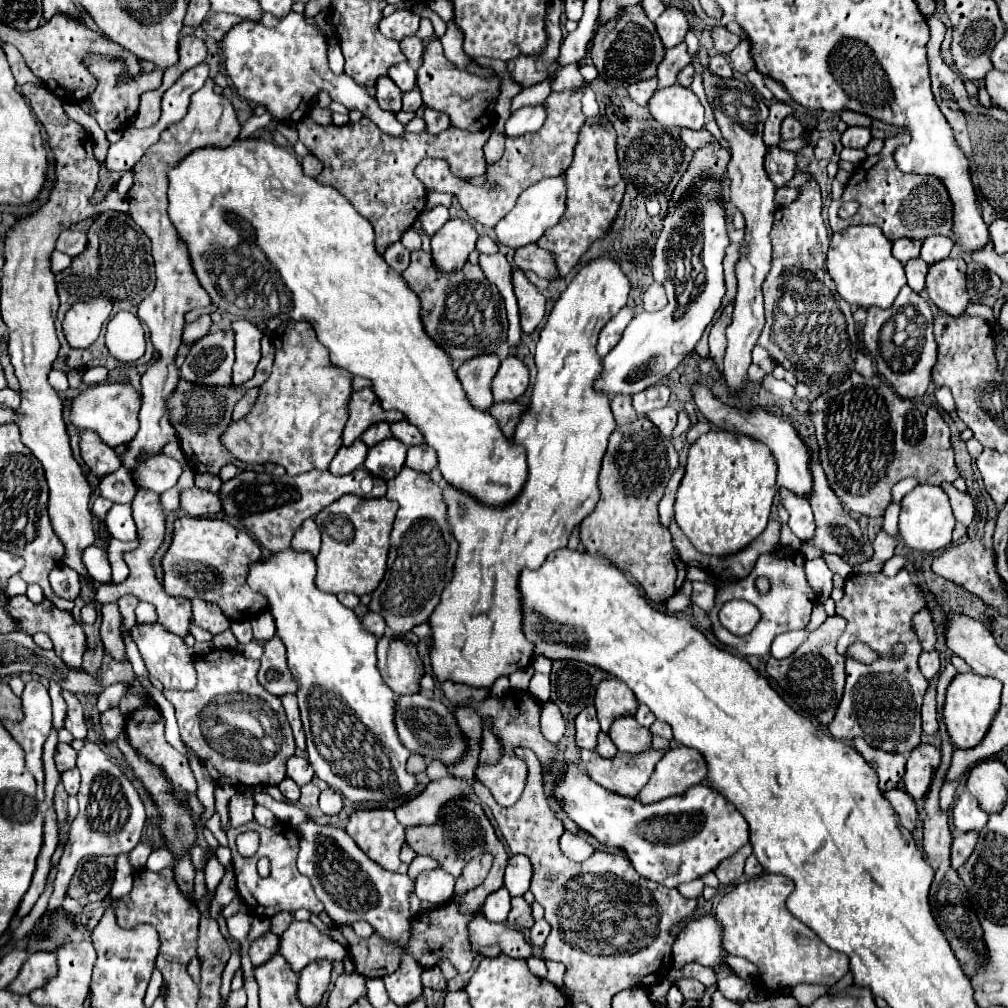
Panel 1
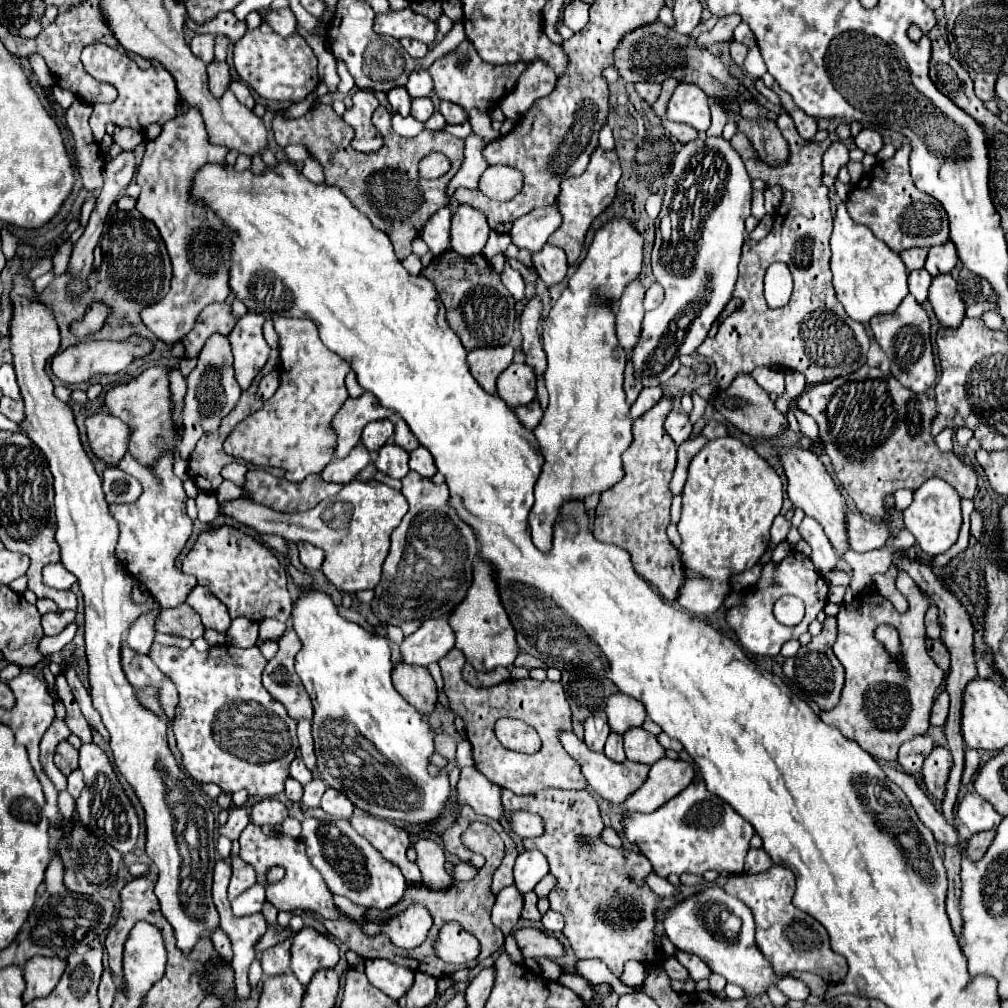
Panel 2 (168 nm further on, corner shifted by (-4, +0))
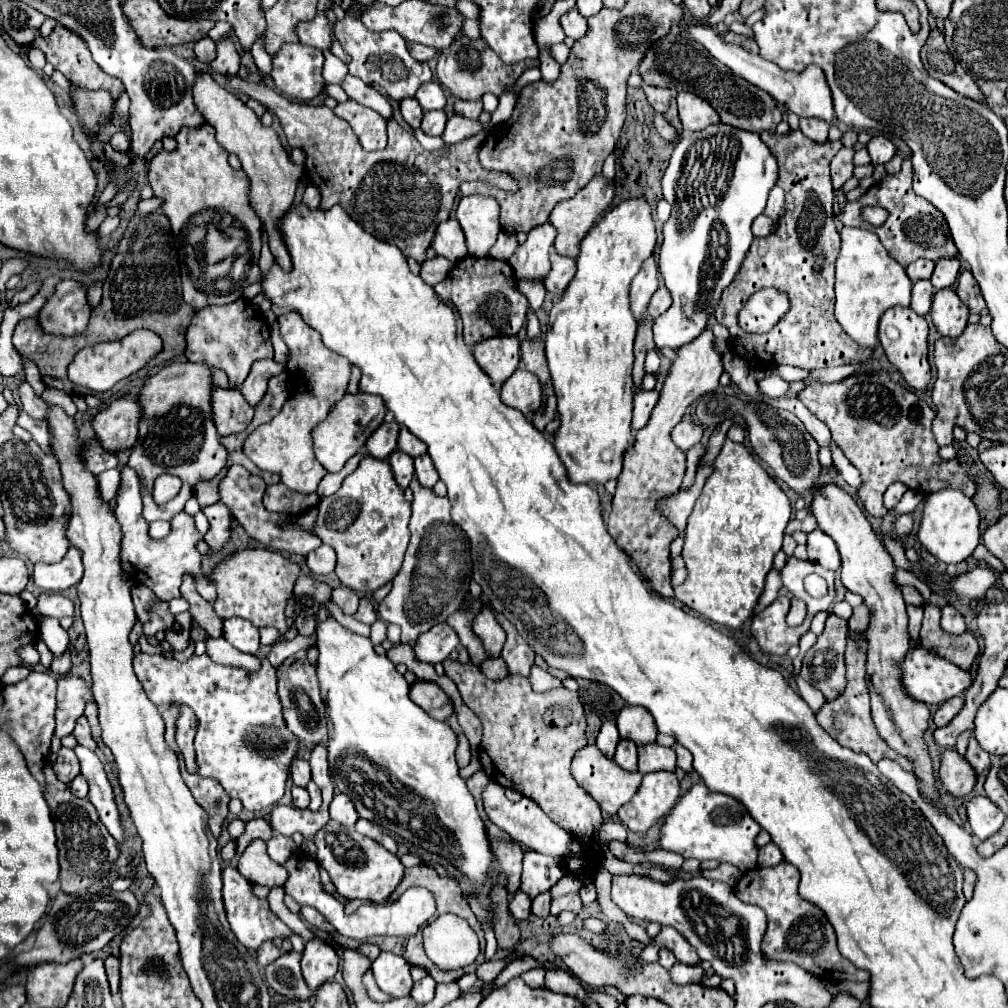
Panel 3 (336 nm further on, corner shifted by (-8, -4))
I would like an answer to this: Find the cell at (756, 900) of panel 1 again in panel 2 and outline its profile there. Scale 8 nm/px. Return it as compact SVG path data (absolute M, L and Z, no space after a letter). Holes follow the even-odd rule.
M772 866L760 874L732 876L724 882L724 890L752 908L756 918L756 944L776 972L794 972L794 968L800 968L798 972L814 972L828 984L836 984L848 972L846 958L832 952L824 926L792 904L794 880L796 876L792 870L784 866Z

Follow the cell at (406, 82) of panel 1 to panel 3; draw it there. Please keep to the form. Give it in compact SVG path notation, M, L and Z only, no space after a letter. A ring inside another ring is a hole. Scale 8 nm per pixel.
M430 80L430 82L422 84L420 90L416 92L416 100L420 102L422 110L442 110L444 104L446 104L444 90L436 80Z

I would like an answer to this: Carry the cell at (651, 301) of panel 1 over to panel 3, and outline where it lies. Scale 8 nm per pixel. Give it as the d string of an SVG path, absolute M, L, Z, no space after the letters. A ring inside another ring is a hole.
M660 286L660 288L654 292L654 296L652 296L650 304L648 304L648 314L650 314L652 318L658 318L664 310L670 308L670 304L672 304L670 292L668 292L664 286Z

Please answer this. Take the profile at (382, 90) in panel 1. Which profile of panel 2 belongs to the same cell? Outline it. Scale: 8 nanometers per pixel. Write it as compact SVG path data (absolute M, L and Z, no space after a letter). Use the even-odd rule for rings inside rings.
M402 86L392 88L392 90L388 92L388 100L390 100L394 112L398 112L398 114L402 114L402 116L410 116L410 102L412 102L412 98L408 96L406 88L402 88Z

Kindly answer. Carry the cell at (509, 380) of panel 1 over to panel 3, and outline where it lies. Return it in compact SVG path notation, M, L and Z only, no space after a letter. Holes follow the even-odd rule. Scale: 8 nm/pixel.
M518 368L502 384L500 398L502 398L502 402L506 406L524 412L526 418L532 418L532 414L542 404L542 386L540 386L540 380L532 372L524 370L524 368Z

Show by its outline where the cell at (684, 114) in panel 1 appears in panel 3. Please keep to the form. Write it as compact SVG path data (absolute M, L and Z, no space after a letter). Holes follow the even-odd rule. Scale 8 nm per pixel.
M680 92L676 100L678 100L678 114L684 130L696 132L696 130L704 130L710 124L720 122L716 110L700 96L692 92Z

